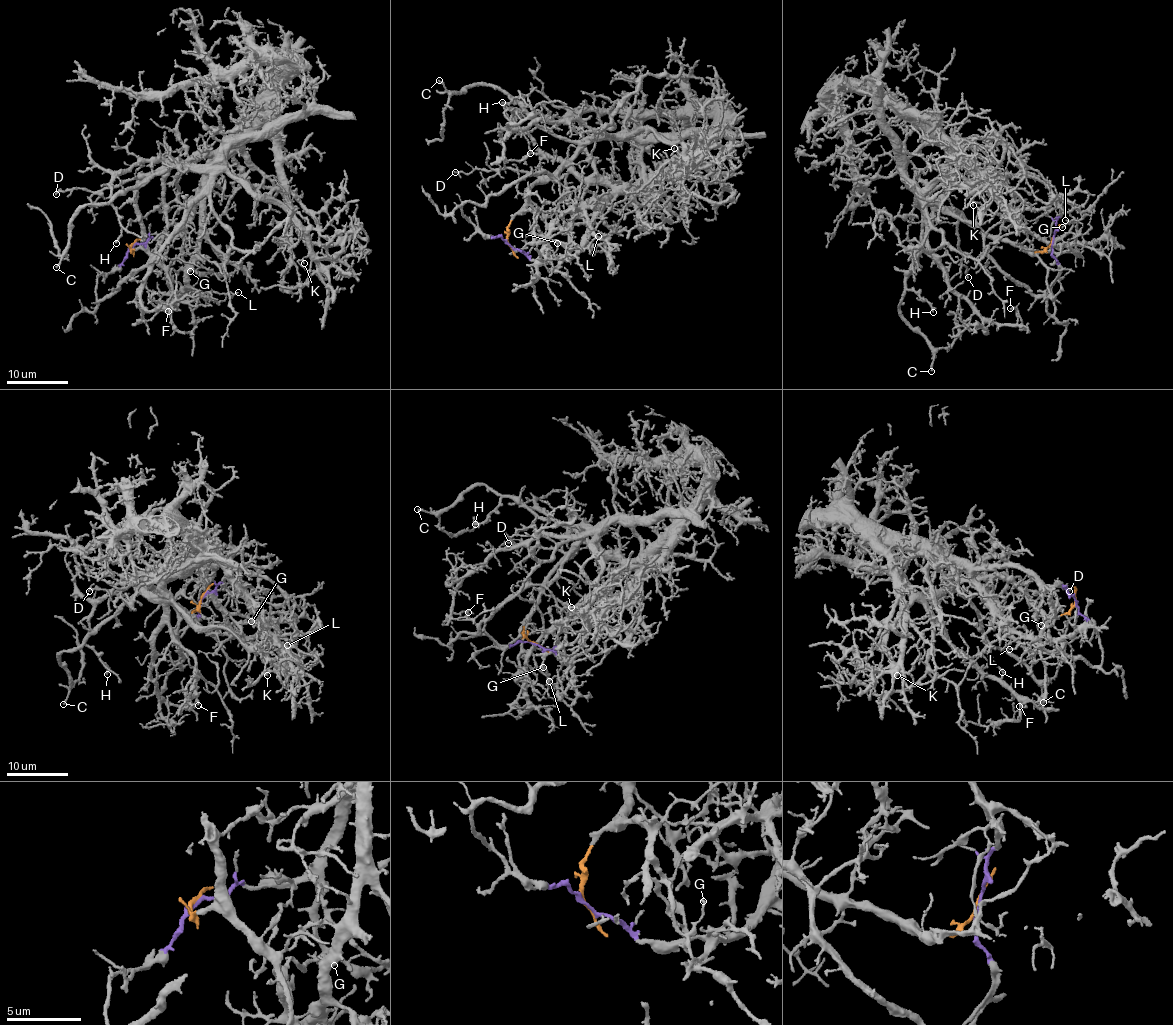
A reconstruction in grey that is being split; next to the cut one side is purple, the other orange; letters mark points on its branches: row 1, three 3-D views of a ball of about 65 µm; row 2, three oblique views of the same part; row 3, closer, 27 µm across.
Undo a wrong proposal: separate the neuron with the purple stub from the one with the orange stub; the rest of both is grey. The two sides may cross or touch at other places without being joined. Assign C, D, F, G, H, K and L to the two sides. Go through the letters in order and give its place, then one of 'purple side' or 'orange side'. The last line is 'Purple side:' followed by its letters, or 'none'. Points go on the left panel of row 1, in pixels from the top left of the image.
C: (56, 267) | orange side
D: (56, 194) | orange side
F: (168, 311) | orange side
G: (190, 271) | orange side
H: (116, 243) | orange side
K: (304, 263) | orange side
L: (238, 292) | orange side
Purple side: none

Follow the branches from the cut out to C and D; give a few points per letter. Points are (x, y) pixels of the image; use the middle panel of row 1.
C: (509, 244), (529, 185), (570, 159), (577, 143), (543, 129), (505, 91), (456, 92), (438, 79)
D: (509, 244), (506, 232), (524, 202), (529, 185), (538, 177), (509, 168), (454, 172)

